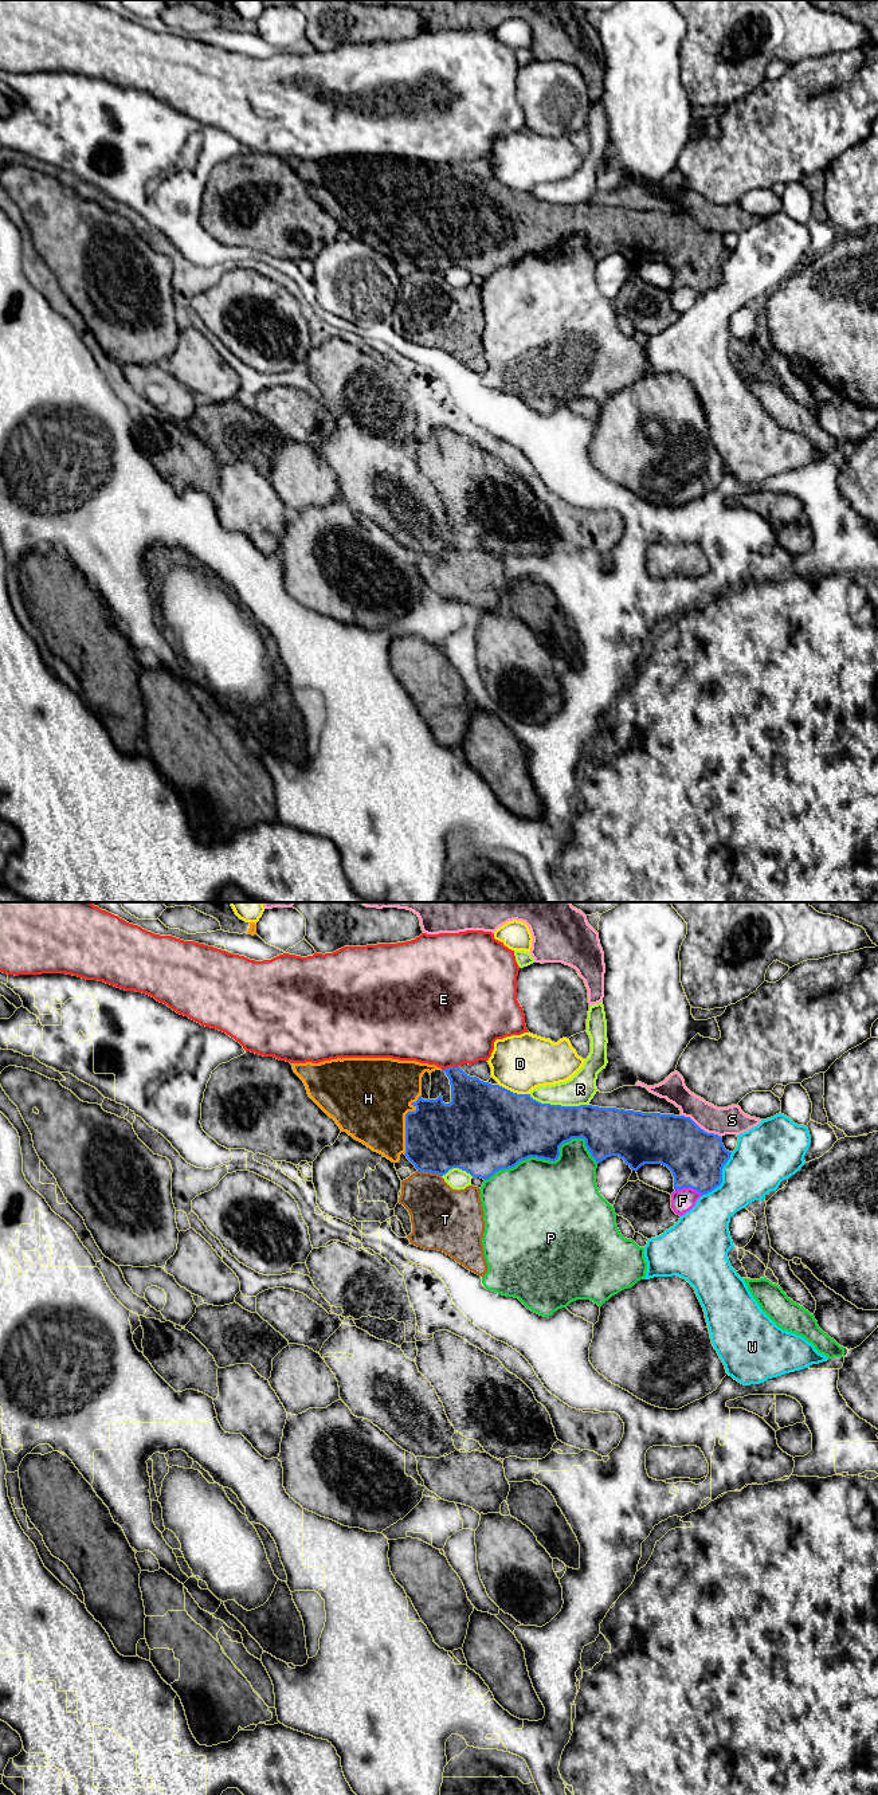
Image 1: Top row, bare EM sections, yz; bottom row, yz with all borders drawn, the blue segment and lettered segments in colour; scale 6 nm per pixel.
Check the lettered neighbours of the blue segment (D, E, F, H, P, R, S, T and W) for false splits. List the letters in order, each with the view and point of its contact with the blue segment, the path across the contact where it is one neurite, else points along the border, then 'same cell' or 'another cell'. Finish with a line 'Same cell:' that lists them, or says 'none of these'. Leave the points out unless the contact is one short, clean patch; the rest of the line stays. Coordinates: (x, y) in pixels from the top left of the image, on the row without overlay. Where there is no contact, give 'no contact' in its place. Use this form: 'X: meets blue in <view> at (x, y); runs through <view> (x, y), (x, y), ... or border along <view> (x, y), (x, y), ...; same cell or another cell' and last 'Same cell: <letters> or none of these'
D: meets blue in yz at (514, 191); another cell
E: meets blue in yz at (450, 165); another cell
F: meets blue in yz at (689, 285); another cell
H: meets blue in yz at (406, 220); same cell
P: meets blue in yz at (549, 258); another cell
R: meets blue in yz at (559, 203); another cell
S: meets blue in yz at (700, 226); another cell
T: meets blue in yz at (430, 269); another cell
W: meets blue in yz at (721, 275); another cell
Same cell: H

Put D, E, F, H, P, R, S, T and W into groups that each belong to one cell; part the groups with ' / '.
D / E / F / H / P / R / S / T / W

